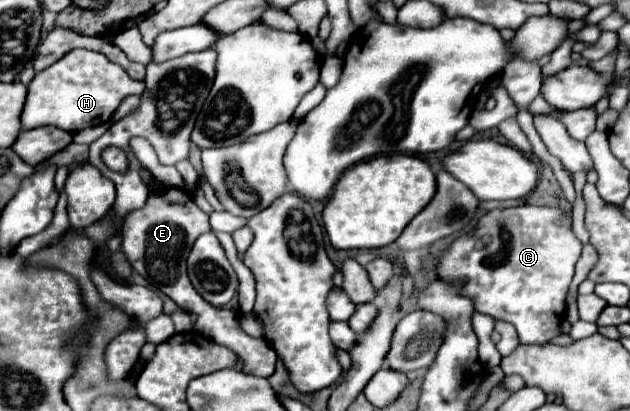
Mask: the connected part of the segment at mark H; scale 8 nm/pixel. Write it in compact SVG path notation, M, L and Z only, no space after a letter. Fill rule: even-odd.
M74 49L58 59L54 65L36 73L28 85L26 105L22 111L22 127L34 129L55 126L68 133L82 131L86 127L104 125L112 119L112 113L126 95L142 95L144 81L130 79L122 67L112 65L102 53Z

